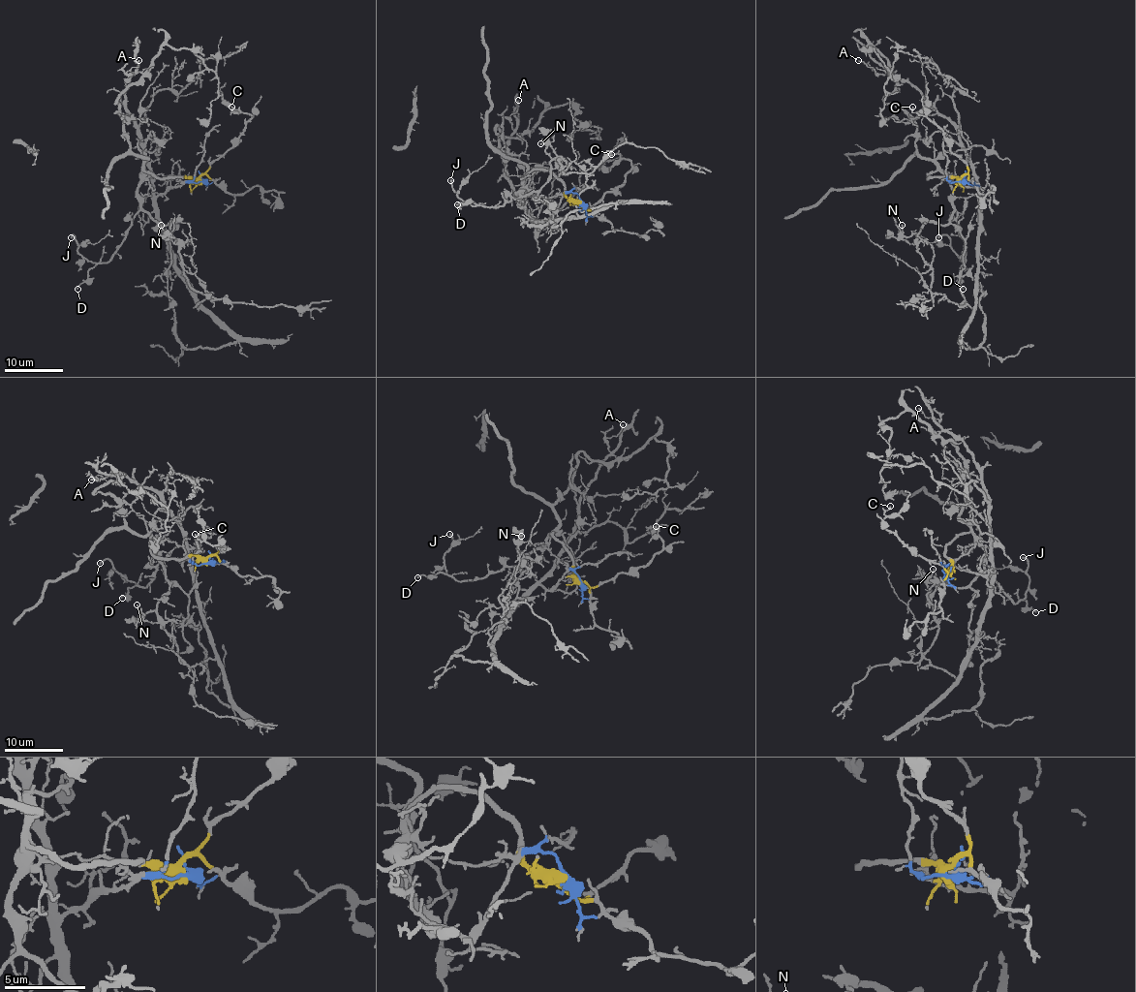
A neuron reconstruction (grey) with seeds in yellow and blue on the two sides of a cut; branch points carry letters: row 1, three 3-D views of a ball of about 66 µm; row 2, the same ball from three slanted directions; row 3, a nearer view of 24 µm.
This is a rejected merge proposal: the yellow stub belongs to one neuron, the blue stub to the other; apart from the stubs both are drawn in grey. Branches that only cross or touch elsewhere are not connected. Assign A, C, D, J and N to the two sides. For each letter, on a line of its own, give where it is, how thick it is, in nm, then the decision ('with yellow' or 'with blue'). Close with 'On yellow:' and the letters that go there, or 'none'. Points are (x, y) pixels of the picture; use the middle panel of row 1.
A: at (518, 100); 130 nm thick; with blue
C: at (611, 154); 130 nm thick; with yellow
D: at (457, 204); 110 nm thick; with yellow
J: at (450, 180); 200 nm thick; with yellow
N: at (540, 143); 150 nm thick; with yellow
On yellow: C, D, J, N

